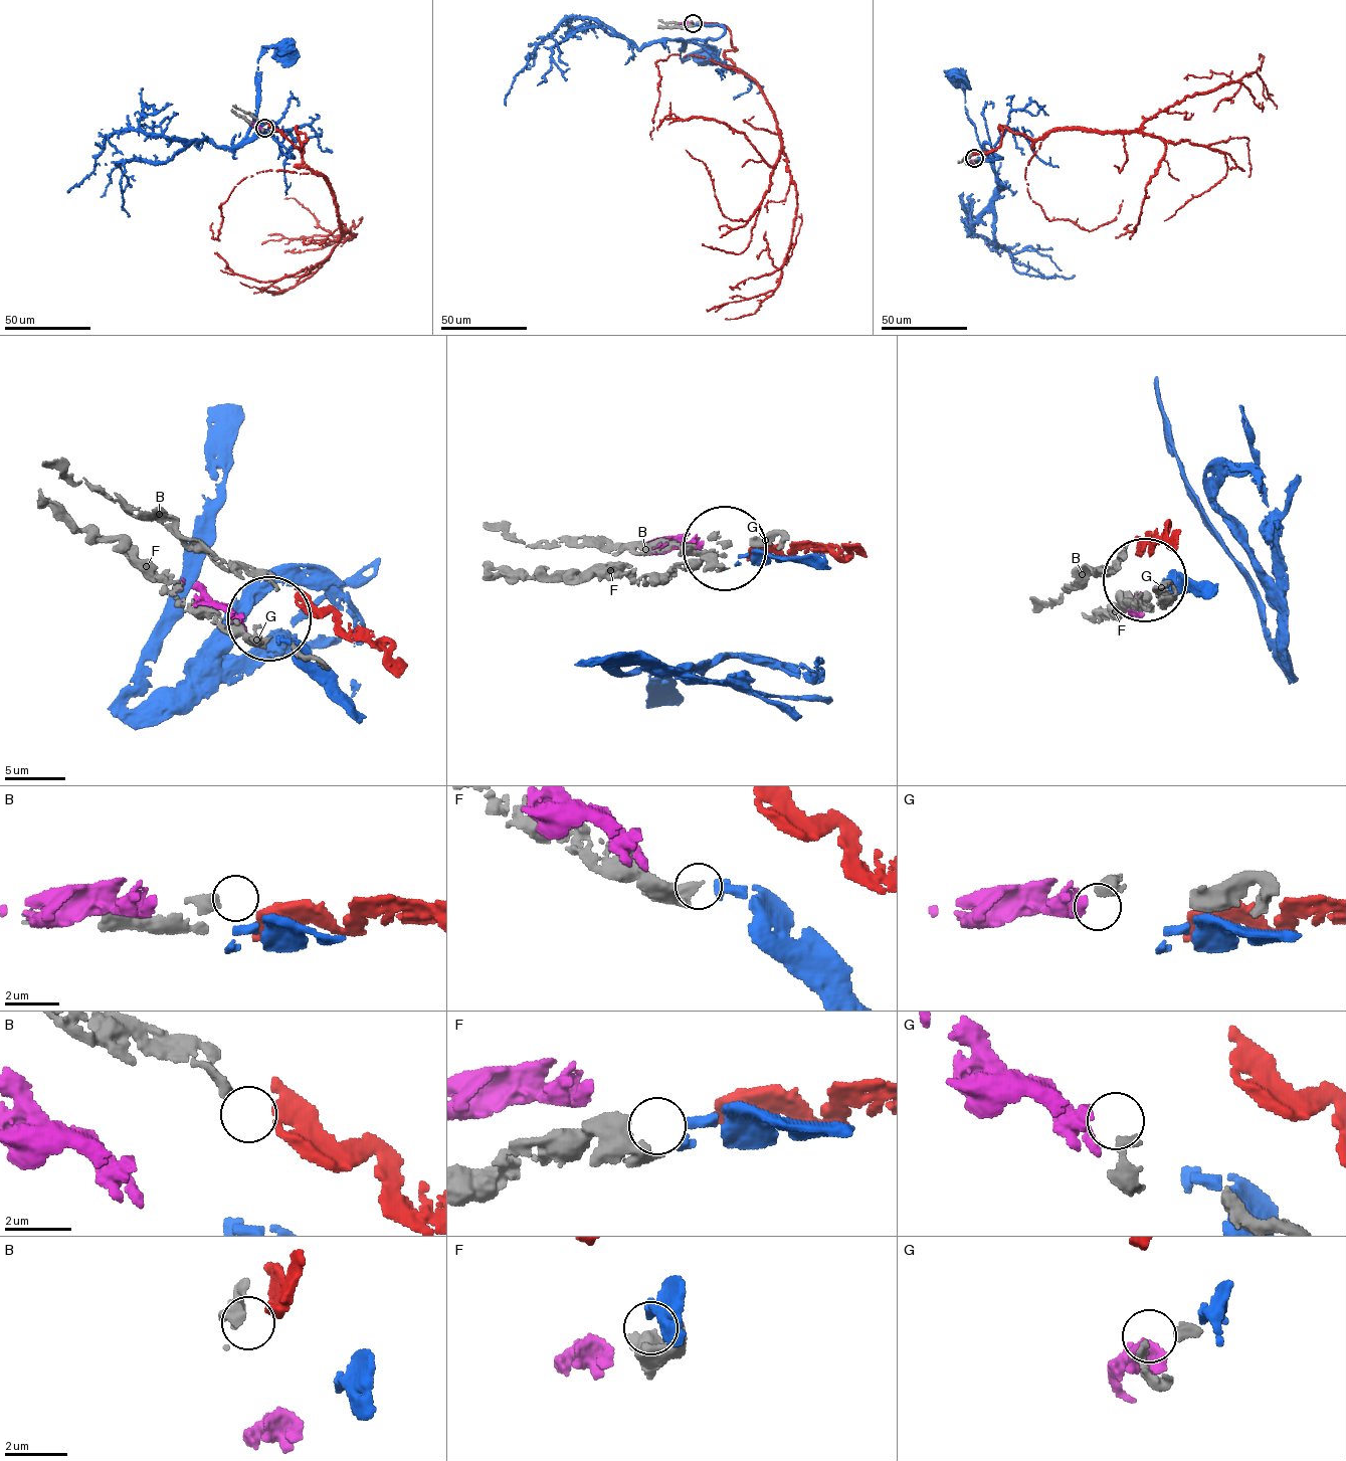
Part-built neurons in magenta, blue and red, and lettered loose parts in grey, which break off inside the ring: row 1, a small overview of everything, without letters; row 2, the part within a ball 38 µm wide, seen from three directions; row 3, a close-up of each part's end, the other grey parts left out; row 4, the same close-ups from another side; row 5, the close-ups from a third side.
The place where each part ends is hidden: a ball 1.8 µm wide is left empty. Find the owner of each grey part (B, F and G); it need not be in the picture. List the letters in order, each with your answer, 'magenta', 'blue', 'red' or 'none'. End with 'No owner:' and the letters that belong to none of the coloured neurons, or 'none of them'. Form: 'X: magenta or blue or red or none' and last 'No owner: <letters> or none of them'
B: red
F: blue
G: magenta
No owner: none of them

